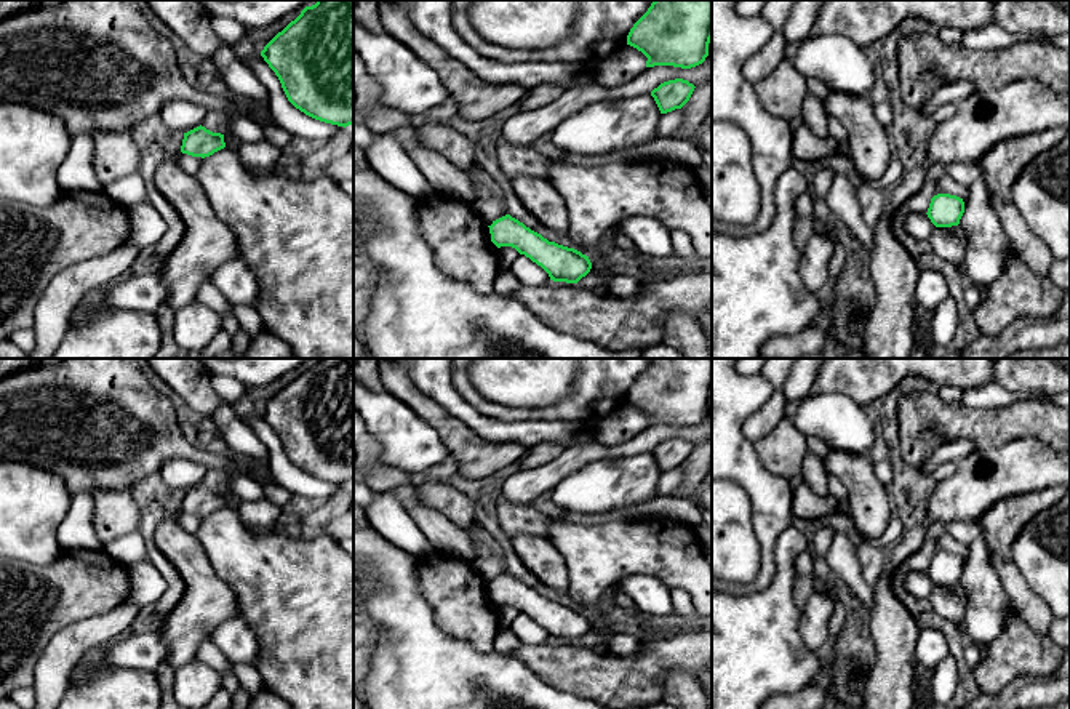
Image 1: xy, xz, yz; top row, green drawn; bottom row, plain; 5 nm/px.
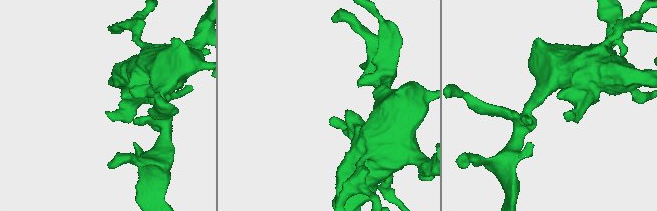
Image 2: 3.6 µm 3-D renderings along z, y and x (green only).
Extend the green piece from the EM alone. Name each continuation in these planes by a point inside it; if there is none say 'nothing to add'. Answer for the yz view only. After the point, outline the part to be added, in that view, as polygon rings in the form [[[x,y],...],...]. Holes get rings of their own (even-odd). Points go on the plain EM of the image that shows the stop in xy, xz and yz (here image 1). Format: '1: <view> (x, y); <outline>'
nothing to add

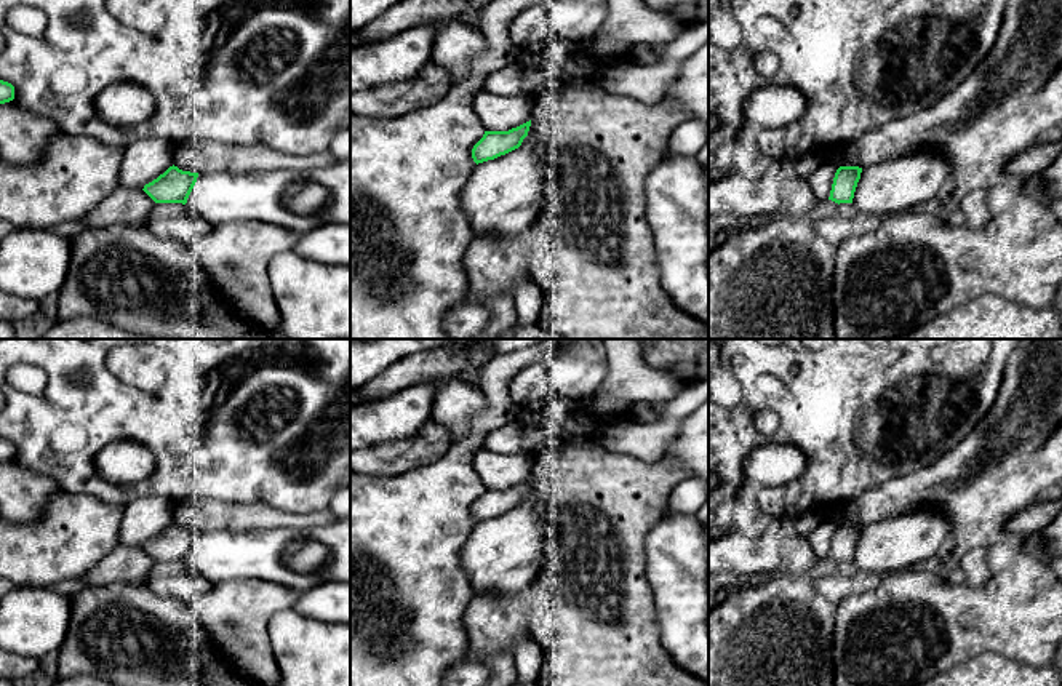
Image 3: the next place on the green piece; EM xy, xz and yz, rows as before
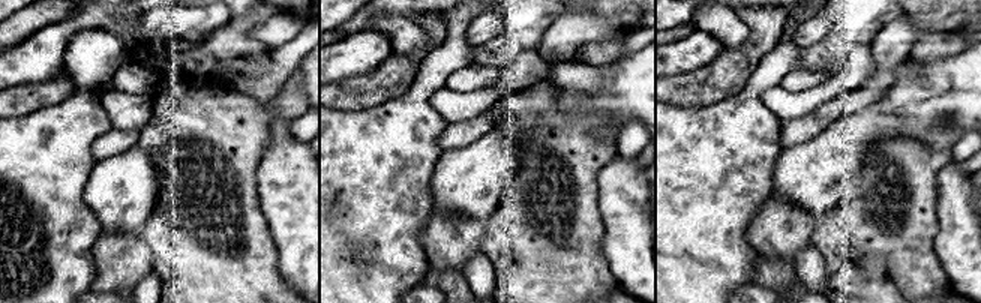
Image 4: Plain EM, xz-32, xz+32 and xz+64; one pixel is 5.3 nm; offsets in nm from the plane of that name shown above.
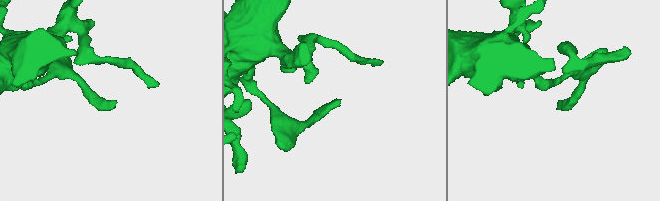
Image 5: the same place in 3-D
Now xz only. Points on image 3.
nothing to add

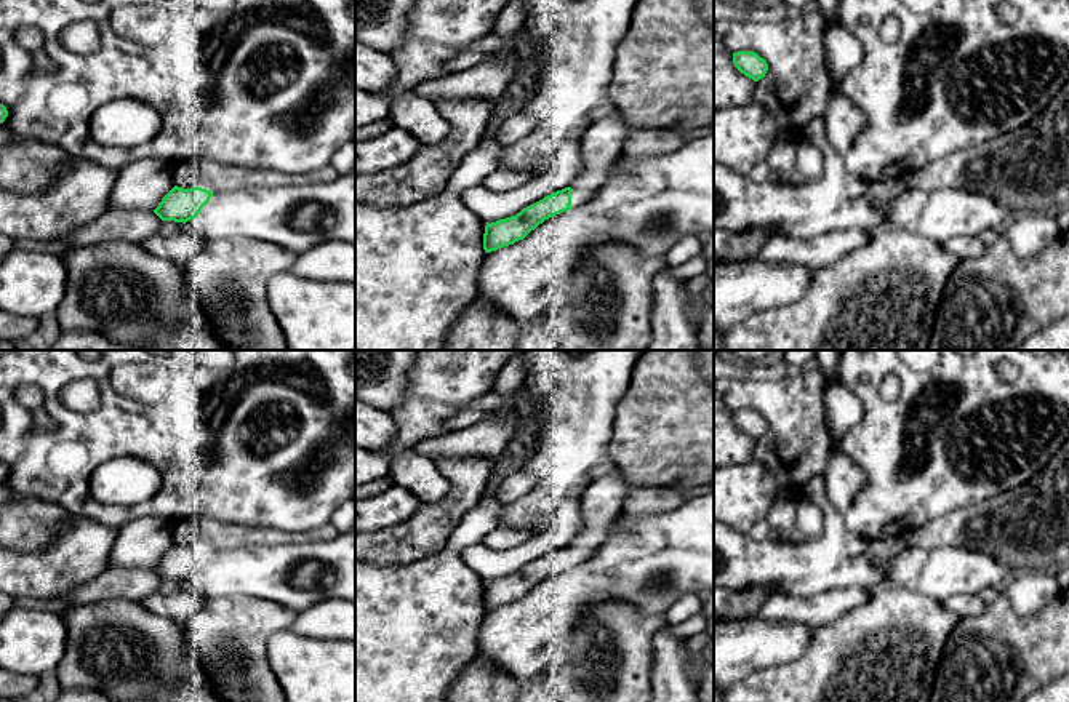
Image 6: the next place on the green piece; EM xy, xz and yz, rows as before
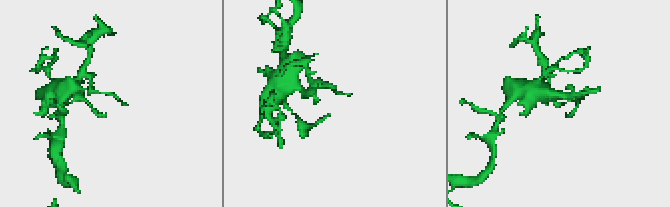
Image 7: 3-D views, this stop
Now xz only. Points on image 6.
1: xz (602, 501); [[[623,470],[594,480],[581,497],[583,531],[571,540],[571,566],[583,563],[605,540],[608,526],[623,510],[624,499],[642,489]]]

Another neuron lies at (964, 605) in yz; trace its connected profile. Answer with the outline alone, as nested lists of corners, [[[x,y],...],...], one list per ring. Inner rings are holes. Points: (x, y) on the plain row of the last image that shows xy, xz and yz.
[[[954,595],[944,601],[943,606],[960,617],[973,617],[981,614],[987,603],[978,595]]]

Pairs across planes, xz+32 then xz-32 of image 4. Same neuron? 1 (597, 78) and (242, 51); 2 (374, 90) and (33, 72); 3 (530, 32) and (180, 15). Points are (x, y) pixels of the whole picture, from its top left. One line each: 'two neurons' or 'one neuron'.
1: two neurons
2: two neurons
3: one neuron

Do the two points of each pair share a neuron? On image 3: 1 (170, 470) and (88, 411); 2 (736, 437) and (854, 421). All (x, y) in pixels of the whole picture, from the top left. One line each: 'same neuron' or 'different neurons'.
1: same neuron
2: same neuron

